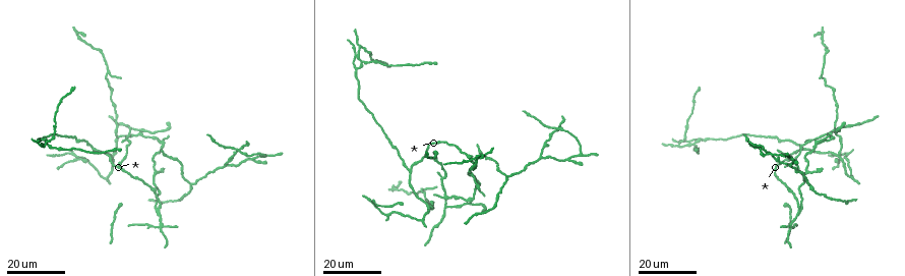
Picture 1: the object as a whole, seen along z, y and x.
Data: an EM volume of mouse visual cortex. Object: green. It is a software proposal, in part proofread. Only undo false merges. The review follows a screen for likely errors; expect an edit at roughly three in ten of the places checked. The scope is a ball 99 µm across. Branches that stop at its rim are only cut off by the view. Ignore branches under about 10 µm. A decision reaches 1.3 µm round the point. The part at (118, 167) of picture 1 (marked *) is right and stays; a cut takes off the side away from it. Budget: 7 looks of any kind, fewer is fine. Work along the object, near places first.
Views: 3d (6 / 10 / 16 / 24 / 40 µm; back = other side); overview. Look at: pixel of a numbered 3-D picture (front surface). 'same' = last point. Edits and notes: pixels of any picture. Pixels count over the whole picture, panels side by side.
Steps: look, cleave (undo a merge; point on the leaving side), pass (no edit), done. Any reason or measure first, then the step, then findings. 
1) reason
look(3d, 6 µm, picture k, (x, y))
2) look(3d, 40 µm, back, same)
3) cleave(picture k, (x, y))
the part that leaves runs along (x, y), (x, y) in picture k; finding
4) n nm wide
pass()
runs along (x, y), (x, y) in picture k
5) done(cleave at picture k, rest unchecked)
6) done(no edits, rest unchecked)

three arms meet
look(3d, 24 µm, picture 1, (428, 206))

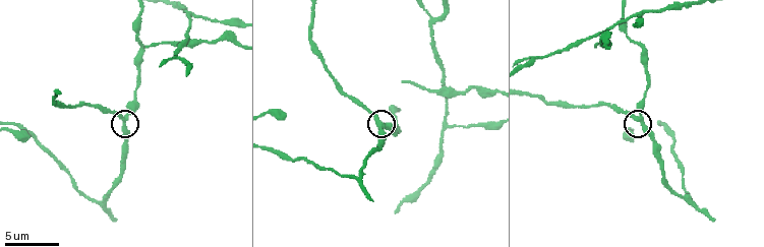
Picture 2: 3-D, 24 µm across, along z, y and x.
look(3d, 6 µm, picture 2, (125, 118))

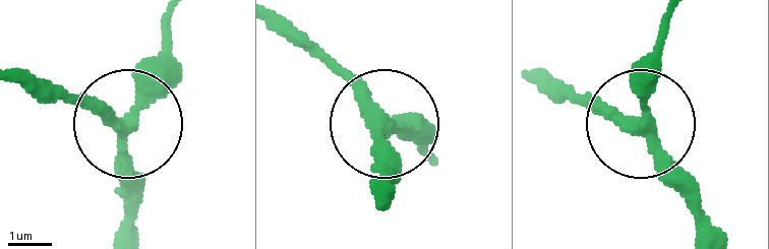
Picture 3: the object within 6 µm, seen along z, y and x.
side arm 40 µm
pass()
runs along (535, 67), (630, 118), (662, 176), (717, 231) in picture 3; all the same cell

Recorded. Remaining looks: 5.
look(3d, 24 µm, picture 1, (107, 70))

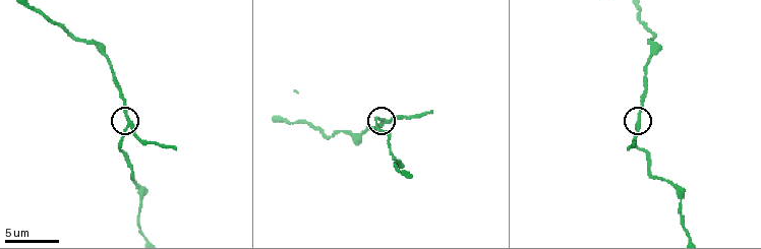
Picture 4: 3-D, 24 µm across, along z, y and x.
look(3d, 10 µm, picture 4, (384, 121))

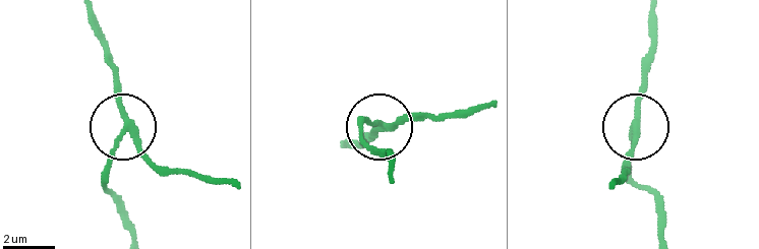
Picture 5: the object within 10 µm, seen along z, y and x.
pass()
runs along (131, 237), (126, 210), (105, 184), (122, 125), (111, 62) in picture 5; continuous, no second cell

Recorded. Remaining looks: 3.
three-way junction
look(3d, 24 µm, picture 1, (359, 61))

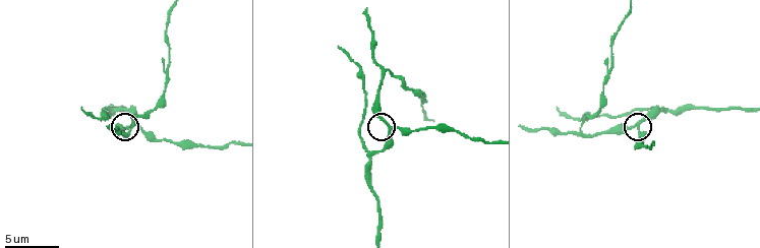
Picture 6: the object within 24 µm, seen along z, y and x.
zoom in
look(3d, 10 µm, picture 6, (389, 126))

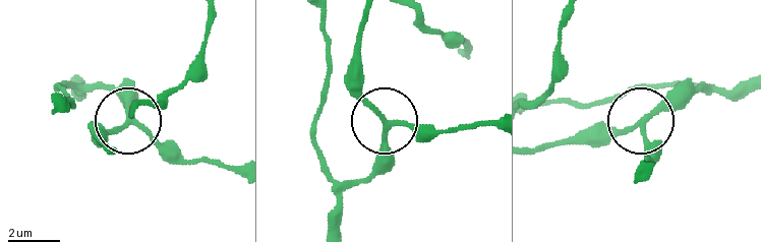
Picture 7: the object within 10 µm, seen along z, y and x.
pass()
runs along (748, 87), (700, 89), (656, 109), (643, 124), (654, 160) in picture 7; continuous, no second cell

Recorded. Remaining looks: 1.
done(no edits, rest unchecked)

